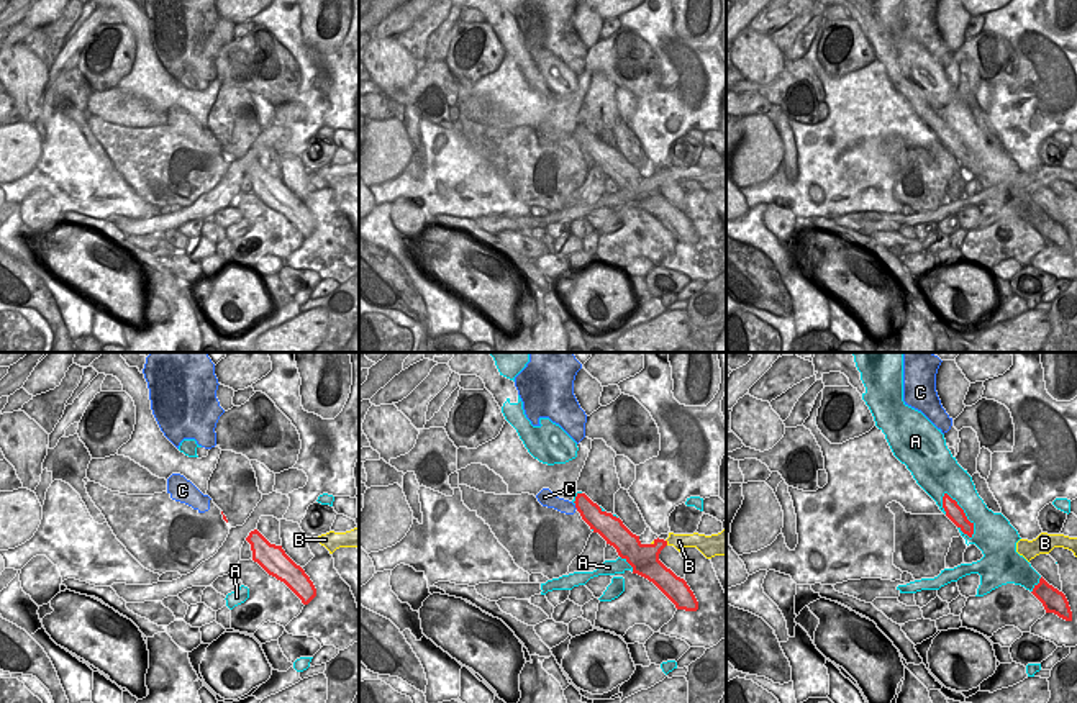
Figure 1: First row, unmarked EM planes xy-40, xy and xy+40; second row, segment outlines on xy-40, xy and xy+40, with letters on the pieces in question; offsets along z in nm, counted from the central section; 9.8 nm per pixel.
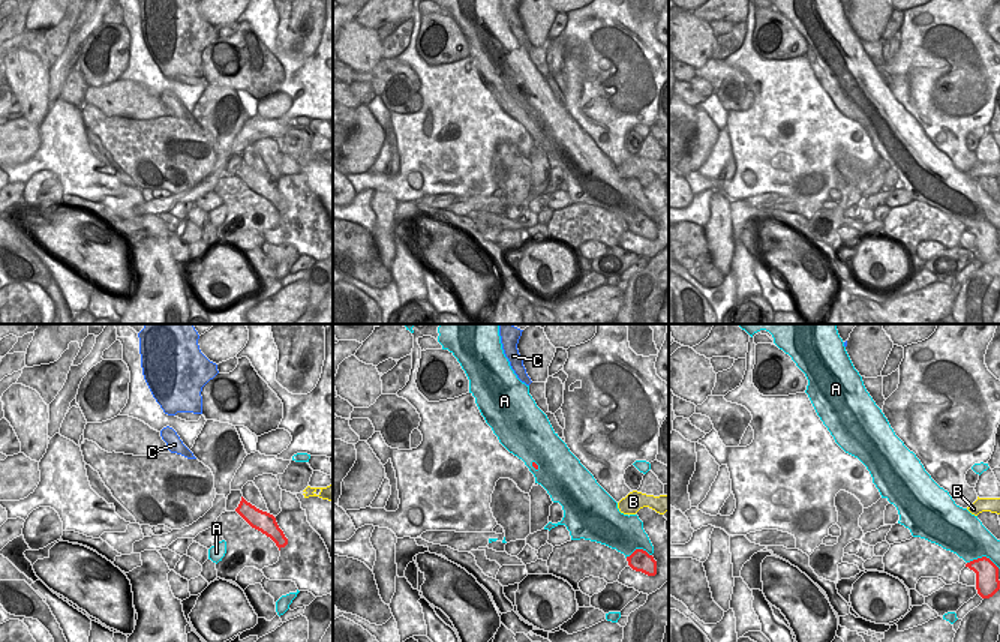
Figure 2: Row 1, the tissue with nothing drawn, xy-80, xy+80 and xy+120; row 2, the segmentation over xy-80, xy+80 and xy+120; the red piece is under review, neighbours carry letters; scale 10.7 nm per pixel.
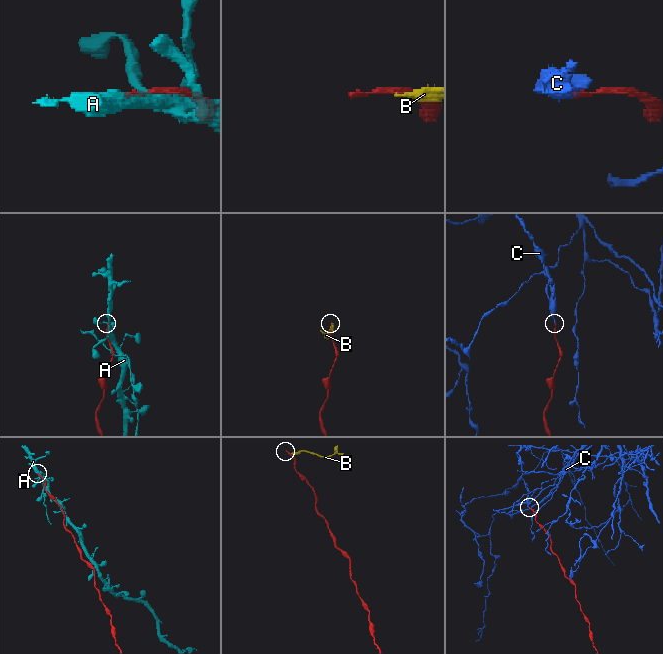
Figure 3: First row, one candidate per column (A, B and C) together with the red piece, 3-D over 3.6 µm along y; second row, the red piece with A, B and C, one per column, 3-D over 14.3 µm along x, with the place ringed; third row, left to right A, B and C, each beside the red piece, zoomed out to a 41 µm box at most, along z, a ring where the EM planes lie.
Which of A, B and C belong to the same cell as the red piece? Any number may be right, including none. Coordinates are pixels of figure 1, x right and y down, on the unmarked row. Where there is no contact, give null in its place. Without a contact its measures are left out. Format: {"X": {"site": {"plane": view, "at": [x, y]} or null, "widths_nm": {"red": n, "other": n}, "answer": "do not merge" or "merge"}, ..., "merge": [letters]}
{"A": {"site": {"plane": "xy+40", "at": [964, 148]}, "widths_nm": {"red": 160, "other": 280}, "answer": "do not merge"}, "B": {"site": {"plane": "xy", "at": [666, 176]}, "widths_nm": {"red": 260, "other": 140}, "answer": "do not merge"}, "C": {"site": {"plane": "xy", "at": [576, 140]}, "widths_nm": {"red": 200, "other": 140}, "answer": "do not merge"}, "merge": []}

